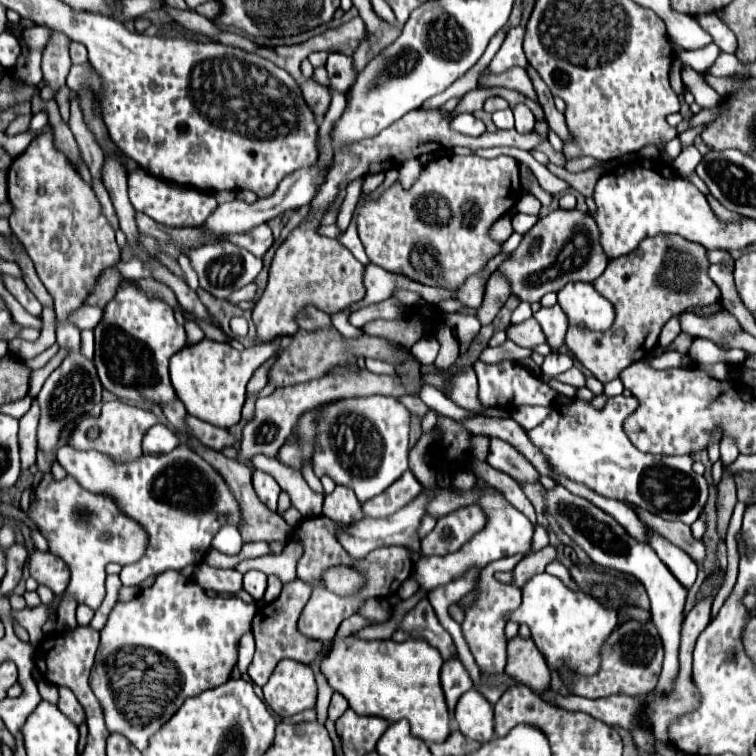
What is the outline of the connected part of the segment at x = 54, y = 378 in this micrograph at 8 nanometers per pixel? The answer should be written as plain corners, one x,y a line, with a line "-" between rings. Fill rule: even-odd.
60,325
56,331
56,343
60,349
66,349
68,355
60,367
46,379
36,401
40,405
40,423
38,423
38,449
52,453
60,443
64,429
76,419
88,415
102,401
102,385
96,375
96,367
80,351
80,331
74,325

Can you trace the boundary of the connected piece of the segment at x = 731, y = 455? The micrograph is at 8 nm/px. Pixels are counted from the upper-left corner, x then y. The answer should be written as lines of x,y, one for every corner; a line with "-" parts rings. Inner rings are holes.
730,435
724,437
720,443
720,457
724,465
730,465
738,457
738,447
734,447
734,439
730,439

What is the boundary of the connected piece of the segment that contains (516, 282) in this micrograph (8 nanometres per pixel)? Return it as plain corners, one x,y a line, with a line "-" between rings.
550,209
538,223
522,235
520,245
498,265
498,273
510,283
512,295
520,301
540,301
550,291
560,291
570,281
588,281
604,273
608,257
600,245
600,231
590,213
578,209

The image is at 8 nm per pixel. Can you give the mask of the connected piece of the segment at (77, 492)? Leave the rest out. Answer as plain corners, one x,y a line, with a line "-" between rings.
44,475
42,483
36,487
36,503
30,505
30,517
38,523
42,535
48,539
50,553
58,555
70,567
70,583
62,597
54,599
52,607
26,607
22,611
10,611
12,623
22,625
30,633
30,645
36,645
42,637
42,625
46,623
47,611
54,615
60,601
72,595
78,603
88,605
90,609
98,609
106,597
106,565
118,563
128,565
138,561
146,551
146,533
134,523
134,519
126,517
112,499
104,495
94,495
82,489
72,477
62,481
54,481
52,475

